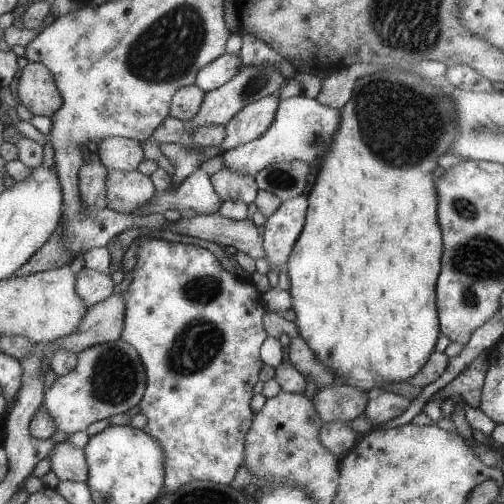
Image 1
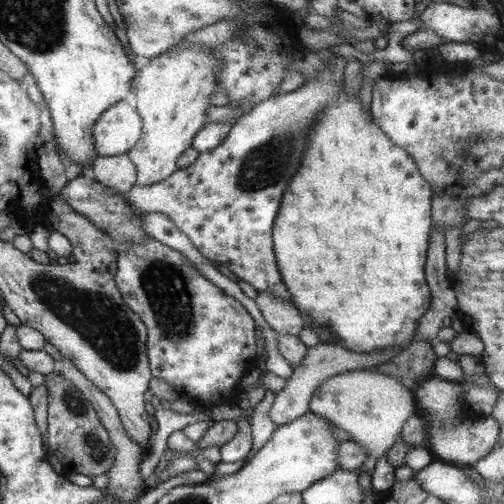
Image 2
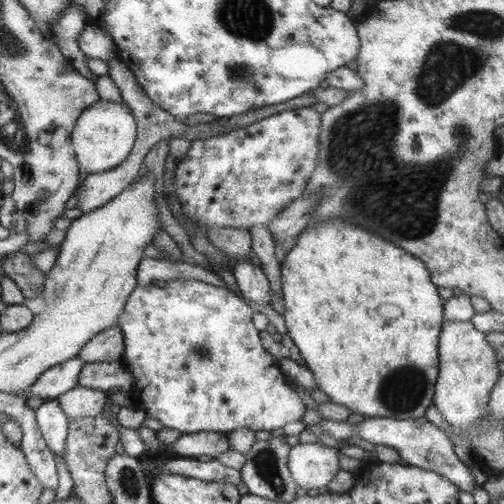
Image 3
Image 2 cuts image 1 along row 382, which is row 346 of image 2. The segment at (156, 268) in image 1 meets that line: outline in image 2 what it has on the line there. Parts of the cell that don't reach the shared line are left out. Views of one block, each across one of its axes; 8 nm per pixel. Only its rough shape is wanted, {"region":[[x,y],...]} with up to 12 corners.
{"region":[[117,246],[151,376],[237,404],[255,320],[179,252]]}

